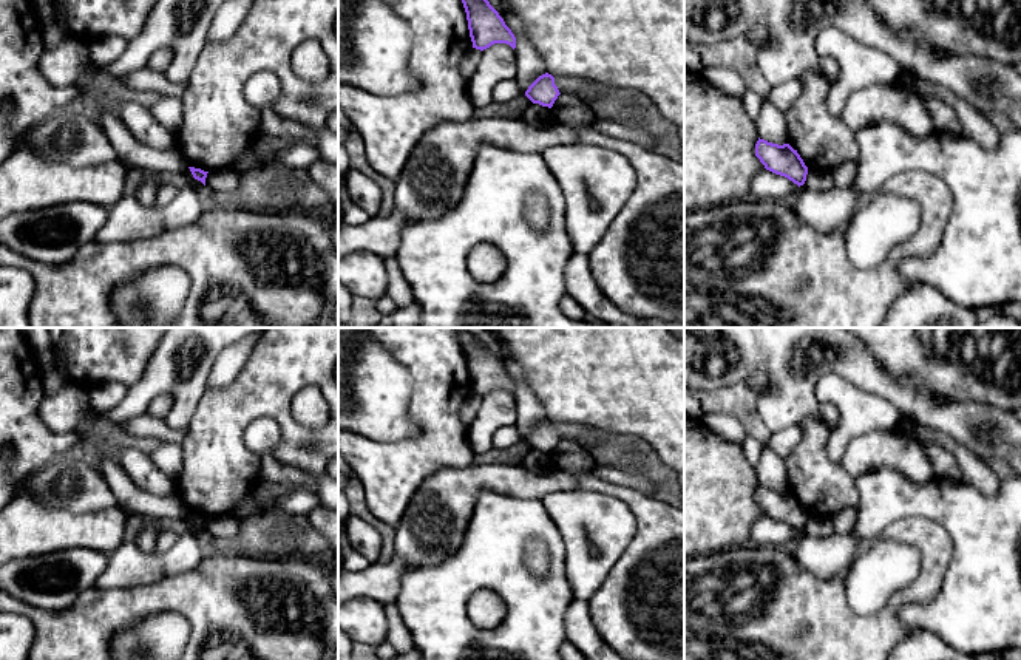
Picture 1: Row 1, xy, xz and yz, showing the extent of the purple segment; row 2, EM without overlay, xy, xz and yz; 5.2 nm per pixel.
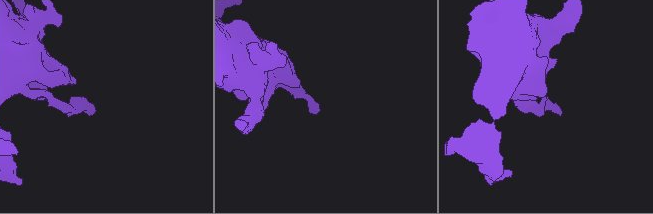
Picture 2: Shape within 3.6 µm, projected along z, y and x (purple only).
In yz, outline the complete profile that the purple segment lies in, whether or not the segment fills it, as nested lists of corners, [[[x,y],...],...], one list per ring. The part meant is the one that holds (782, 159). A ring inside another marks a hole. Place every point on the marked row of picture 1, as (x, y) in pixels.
[[[758,138],[755,156],[766,170],[788,178],[799,187],[805,184],[808,167],[789,144],[778,145]]]

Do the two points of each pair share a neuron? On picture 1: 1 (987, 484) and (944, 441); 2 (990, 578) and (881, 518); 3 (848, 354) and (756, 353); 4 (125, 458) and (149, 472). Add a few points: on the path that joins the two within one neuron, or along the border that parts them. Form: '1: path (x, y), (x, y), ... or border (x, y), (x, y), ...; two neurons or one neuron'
1: path (978, 473), (955, 450); one neuron
2: path (978, 546), (938, 506), (913, 506); one neuron
3: path (825, 354), (819, 351), (779, 351); one neuron
4: path (132, 459), (142, 470); one neuron

